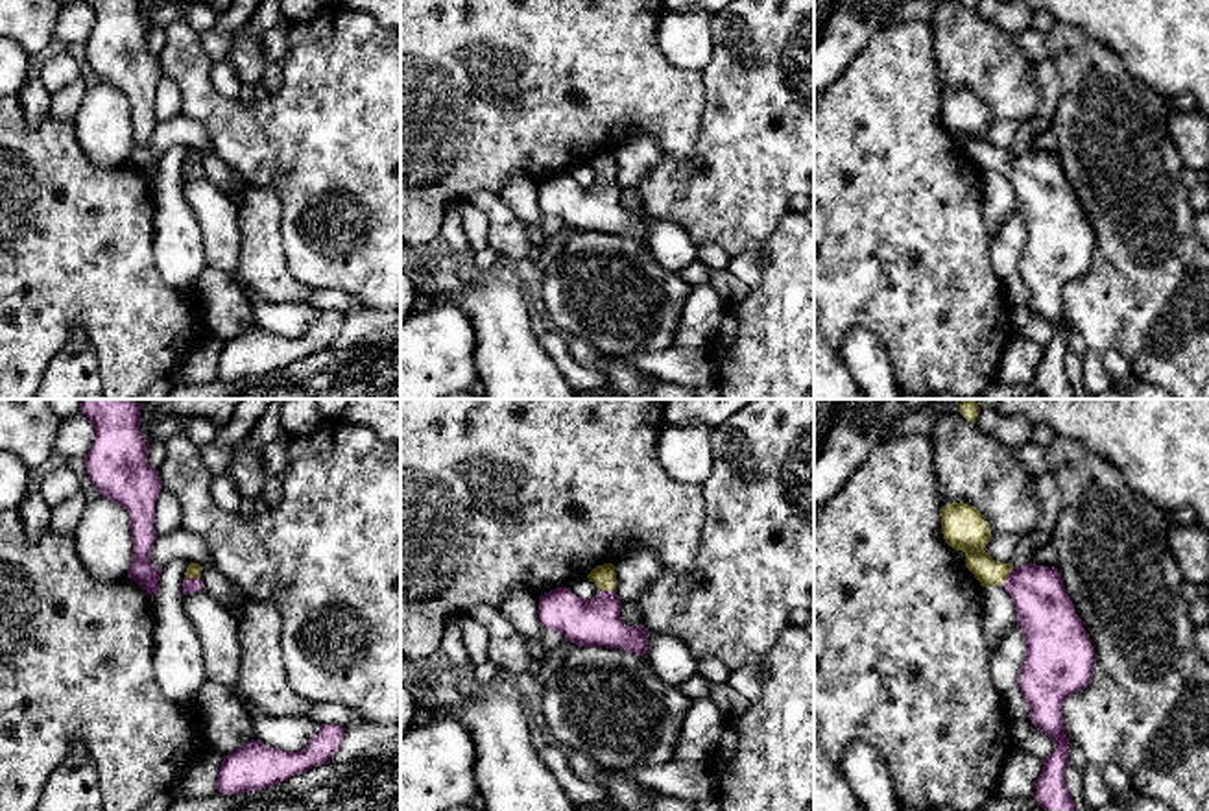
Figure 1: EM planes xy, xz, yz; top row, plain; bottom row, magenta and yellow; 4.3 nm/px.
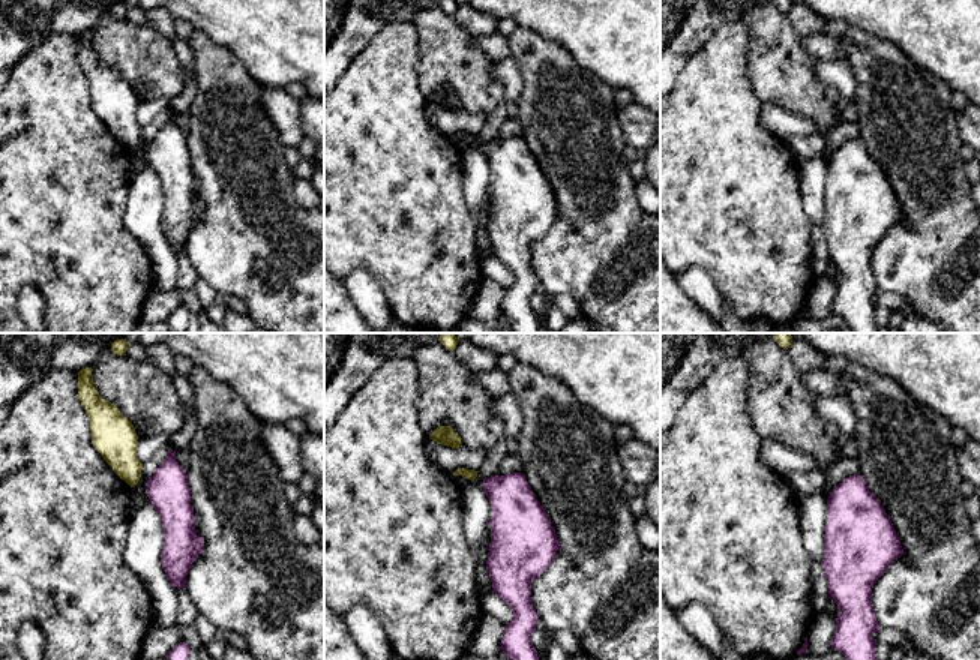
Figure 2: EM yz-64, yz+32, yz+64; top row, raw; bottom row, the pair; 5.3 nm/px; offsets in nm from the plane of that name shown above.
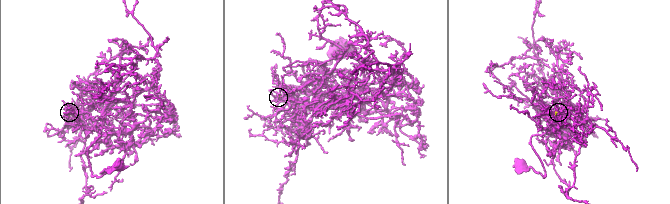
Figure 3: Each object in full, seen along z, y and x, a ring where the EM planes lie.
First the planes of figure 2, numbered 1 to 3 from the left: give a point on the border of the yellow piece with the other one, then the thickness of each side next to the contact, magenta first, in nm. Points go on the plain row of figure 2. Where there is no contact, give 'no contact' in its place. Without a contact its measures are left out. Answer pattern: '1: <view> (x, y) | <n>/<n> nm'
1: no contact
2: no contact
3: no contact

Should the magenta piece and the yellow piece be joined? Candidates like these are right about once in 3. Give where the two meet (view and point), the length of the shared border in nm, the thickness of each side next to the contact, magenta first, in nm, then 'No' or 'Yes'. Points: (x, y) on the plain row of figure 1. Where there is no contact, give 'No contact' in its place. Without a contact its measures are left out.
Touches magenta at yz (1010, 161). Shared border 110 nm. Thickness 260 nm (magenta) against 160 nm. Yes

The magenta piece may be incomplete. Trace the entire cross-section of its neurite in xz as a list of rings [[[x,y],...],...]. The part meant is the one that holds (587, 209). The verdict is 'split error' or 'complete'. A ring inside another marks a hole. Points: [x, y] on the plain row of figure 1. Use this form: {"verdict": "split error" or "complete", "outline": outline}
{"verdict": "split error", "outline": [[[596,151],[587,164],[598,174],[591,187],[581,187],[570,174],[556,174],[539,183],[545,216],[557,216],[578,233],[620,235],[644,242],[648,214],[622,207],[615,151]]]}

